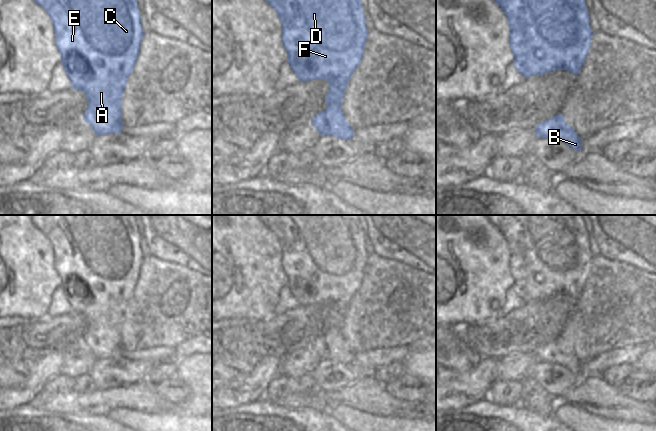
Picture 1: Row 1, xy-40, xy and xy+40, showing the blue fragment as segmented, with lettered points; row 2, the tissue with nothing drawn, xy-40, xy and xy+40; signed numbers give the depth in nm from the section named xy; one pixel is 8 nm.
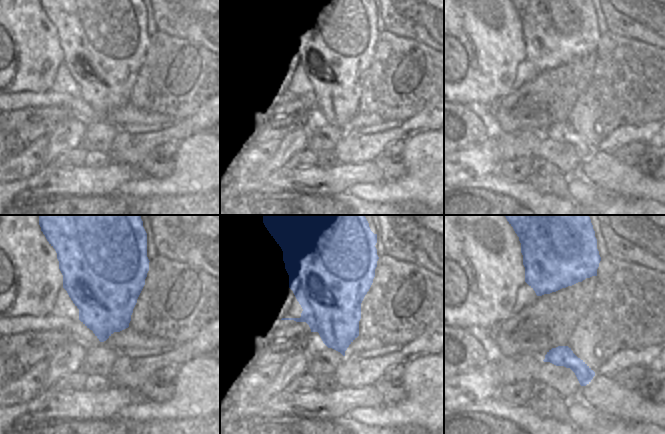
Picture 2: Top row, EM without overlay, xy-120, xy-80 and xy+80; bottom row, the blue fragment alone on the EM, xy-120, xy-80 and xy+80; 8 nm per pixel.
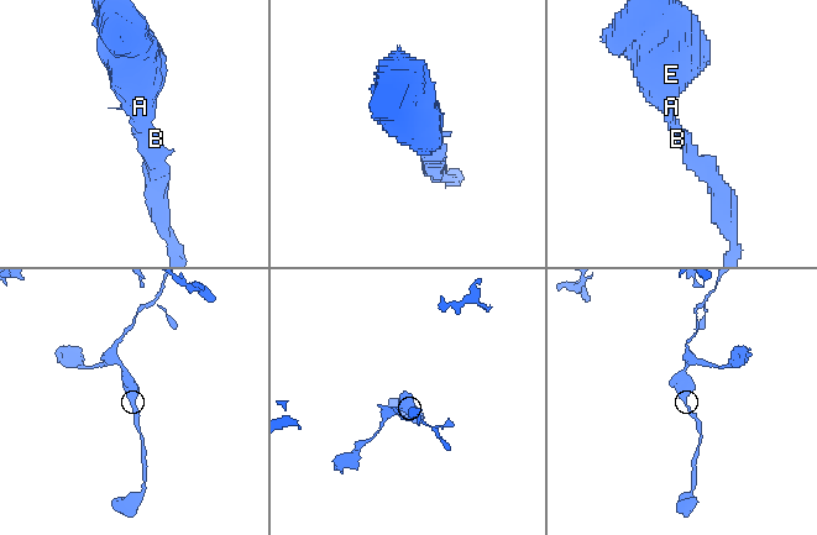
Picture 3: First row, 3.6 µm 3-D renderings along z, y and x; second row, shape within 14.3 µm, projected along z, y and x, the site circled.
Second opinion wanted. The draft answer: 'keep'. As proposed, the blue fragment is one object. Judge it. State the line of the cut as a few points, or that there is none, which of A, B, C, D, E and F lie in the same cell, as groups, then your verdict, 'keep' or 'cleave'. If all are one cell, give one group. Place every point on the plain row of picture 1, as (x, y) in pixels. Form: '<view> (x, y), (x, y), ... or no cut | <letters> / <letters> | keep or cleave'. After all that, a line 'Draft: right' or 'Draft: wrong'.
no cut | A B C D E F | keep
Draft: right

